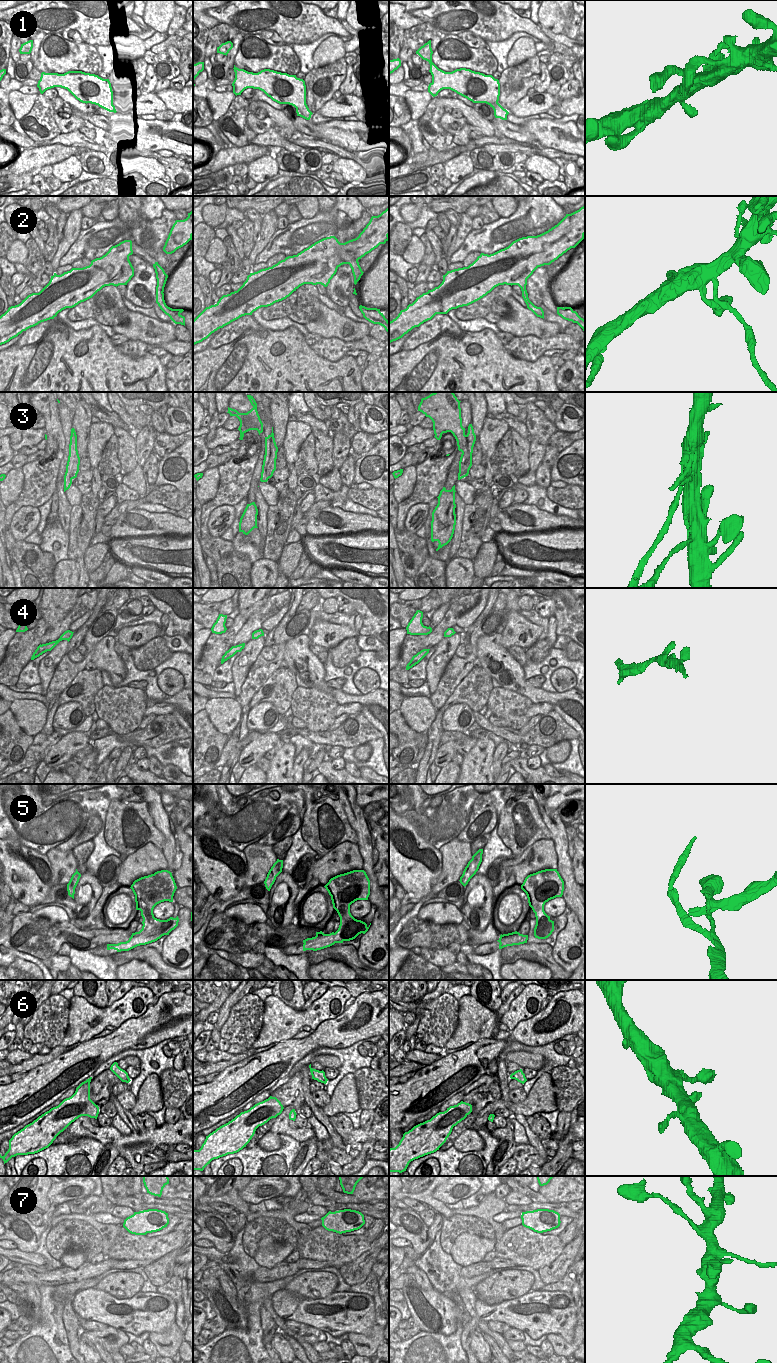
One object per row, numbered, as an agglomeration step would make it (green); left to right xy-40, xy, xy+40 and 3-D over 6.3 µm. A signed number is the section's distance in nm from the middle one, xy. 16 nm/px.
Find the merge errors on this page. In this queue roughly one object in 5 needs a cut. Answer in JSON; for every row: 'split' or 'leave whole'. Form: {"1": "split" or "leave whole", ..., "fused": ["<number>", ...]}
{"1": "leave whole", "2": "split", "3": "split", "4": "leave whole", "5": "split", "6": "leave whole", "7": "leave whole", "fused": ["2", "3", "5"]}

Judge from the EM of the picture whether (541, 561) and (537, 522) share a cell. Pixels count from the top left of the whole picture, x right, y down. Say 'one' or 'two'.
two

